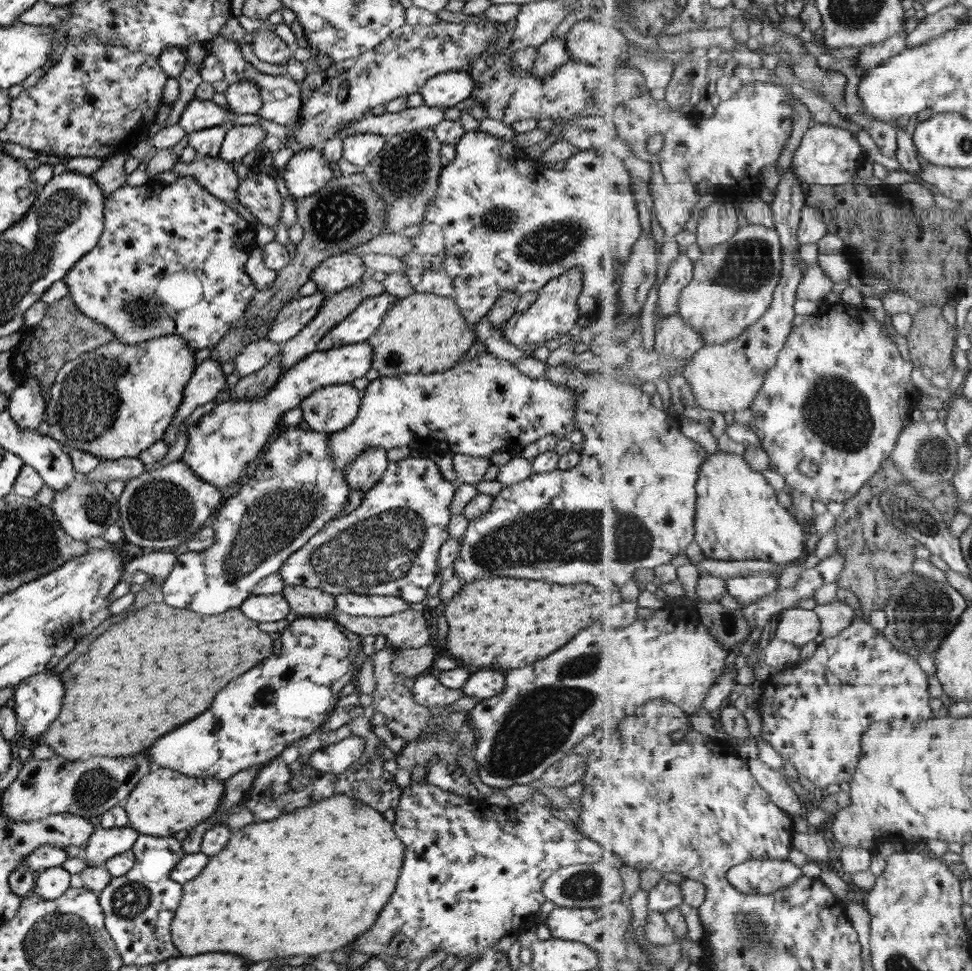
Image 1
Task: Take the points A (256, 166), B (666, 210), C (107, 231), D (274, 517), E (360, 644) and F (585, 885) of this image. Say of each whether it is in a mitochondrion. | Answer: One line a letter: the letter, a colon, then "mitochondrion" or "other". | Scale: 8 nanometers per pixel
A: other
B: other
C: other
D: mitochondrion
E: other
F: mitochondrion

